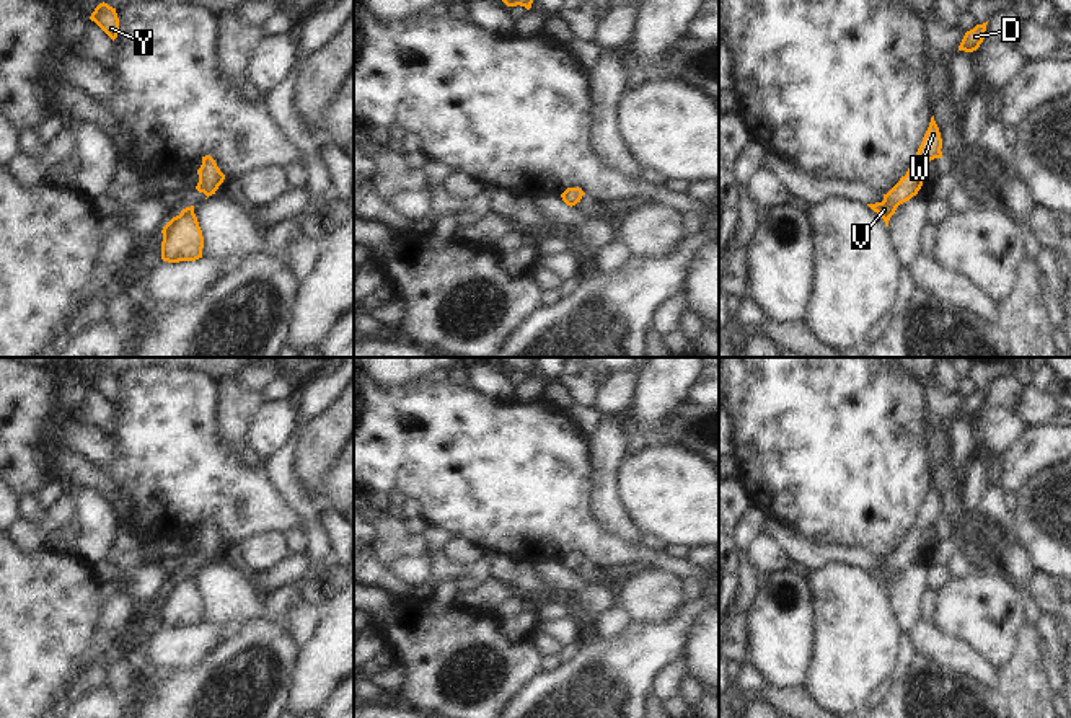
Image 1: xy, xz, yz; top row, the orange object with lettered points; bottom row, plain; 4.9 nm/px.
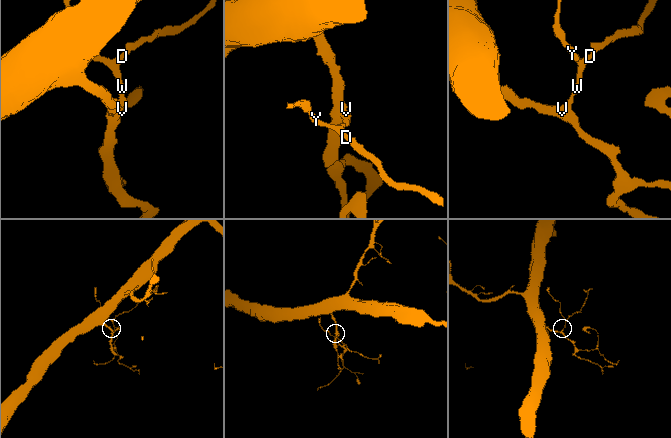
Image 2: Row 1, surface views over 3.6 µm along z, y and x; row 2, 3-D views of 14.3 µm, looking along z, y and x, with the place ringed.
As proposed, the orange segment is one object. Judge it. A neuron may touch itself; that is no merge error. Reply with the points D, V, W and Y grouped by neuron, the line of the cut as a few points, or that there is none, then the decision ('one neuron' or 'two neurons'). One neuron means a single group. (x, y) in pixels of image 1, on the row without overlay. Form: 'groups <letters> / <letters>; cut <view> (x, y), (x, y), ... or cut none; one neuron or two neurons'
groups D V W Y; cut none; one neuron

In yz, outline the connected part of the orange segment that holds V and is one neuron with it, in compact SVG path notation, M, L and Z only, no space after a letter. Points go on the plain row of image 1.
M932 481L923 507L916 517L915 527L908 534L906 540L901 542L900 547L887 560L884 560L882 568L867 570L884 584L887 592L897 573L918 560L923 552L923 532L934 524L942 524L941 514L942 504Z

